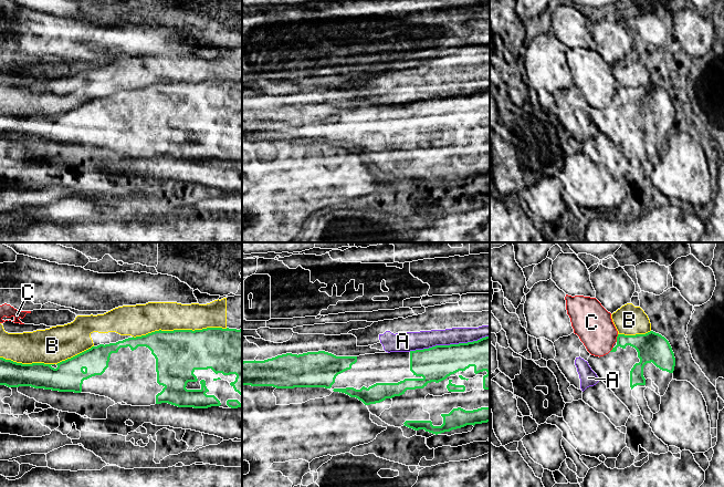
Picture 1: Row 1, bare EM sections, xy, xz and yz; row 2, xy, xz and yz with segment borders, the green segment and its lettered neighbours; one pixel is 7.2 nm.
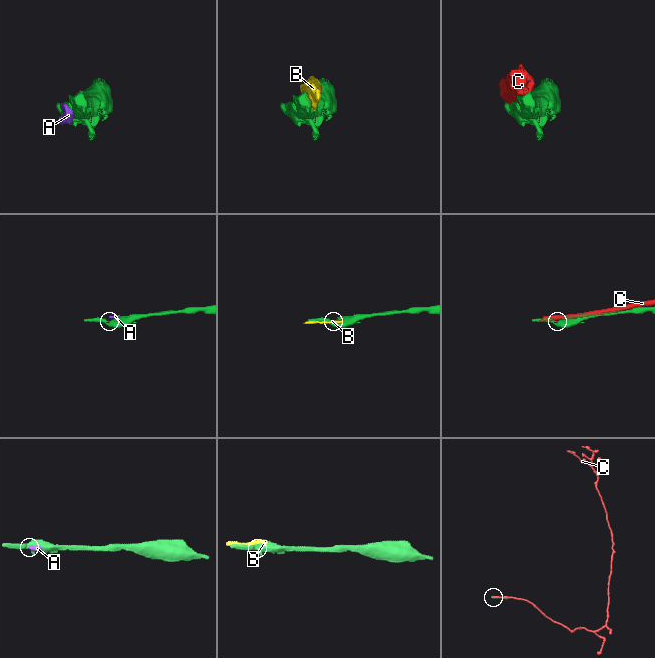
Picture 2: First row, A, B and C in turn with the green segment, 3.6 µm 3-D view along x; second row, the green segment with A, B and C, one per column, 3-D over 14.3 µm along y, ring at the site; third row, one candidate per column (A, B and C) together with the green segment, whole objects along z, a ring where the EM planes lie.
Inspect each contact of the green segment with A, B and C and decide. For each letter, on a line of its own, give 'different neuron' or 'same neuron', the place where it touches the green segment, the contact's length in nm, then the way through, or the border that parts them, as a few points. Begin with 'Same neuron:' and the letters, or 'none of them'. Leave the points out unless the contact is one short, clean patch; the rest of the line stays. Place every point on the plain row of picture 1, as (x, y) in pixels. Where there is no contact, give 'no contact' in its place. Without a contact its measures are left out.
Same neuron: none of them
A: different neuron | xz (450, 96) | 600 nm
B: different neuron | xy (179, 82) | 700 nm
C: different neuron | yz (617, 90) | 60 nm

